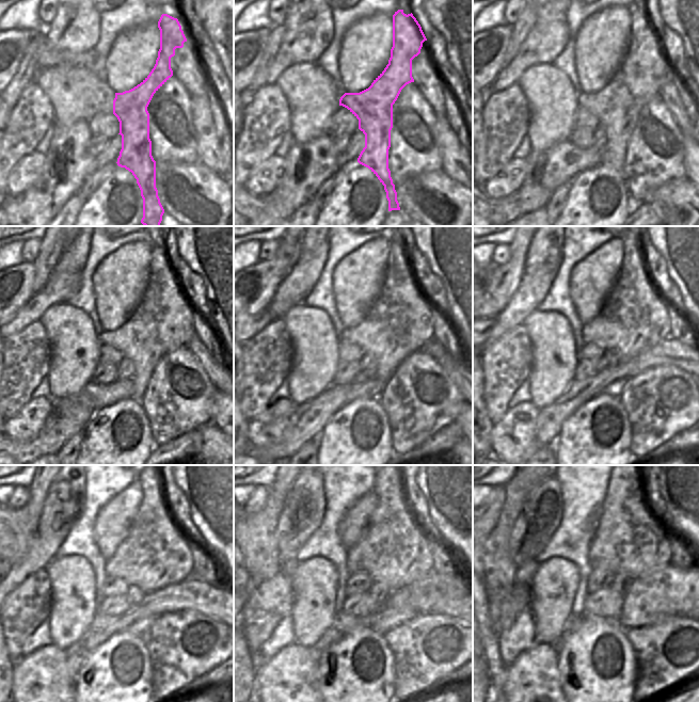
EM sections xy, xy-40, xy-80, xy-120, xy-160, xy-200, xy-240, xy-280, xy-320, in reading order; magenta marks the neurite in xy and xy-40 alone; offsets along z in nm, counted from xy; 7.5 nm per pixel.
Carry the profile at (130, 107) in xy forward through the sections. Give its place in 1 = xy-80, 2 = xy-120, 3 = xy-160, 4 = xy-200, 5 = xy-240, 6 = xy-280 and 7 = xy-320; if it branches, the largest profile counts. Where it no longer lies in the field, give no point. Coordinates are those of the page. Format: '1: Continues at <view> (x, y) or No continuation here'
1: Continues at xy-80 (644, 72)
2: Continues at xy-120 (163, 321)
3: Continues at xy-160 (399, 322)
4: Continues at xy-200 (634, 318)
5: Continues at xy-240 (155, 554)
6: Continues at xy-280 (394, 549)
7: Continues at xy-320 (629, 539)

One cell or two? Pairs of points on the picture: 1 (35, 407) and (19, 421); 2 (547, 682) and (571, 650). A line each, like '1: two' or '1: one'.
1: one
2: two

